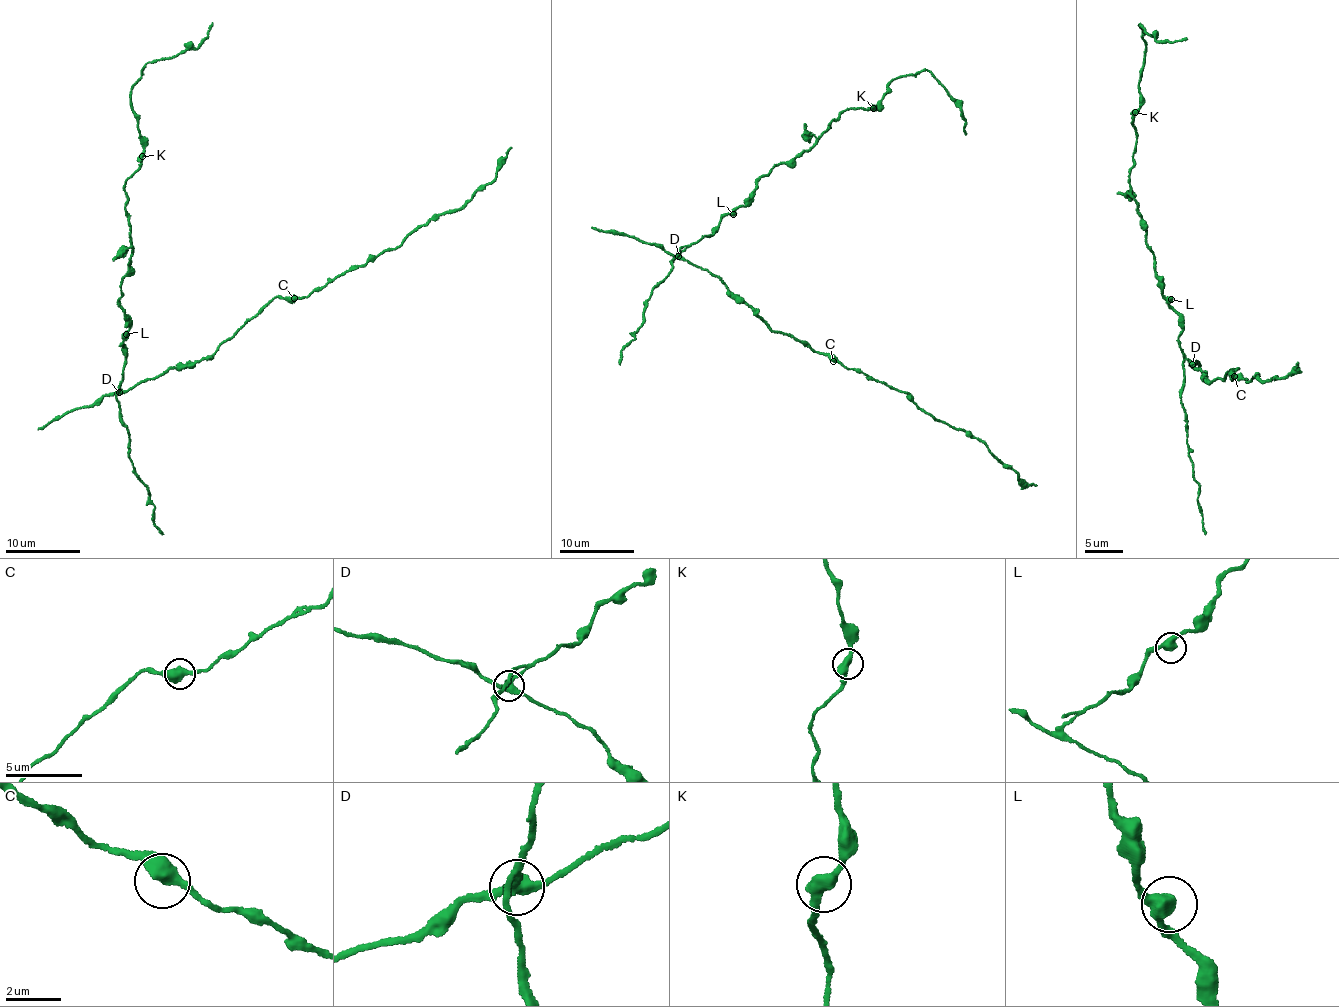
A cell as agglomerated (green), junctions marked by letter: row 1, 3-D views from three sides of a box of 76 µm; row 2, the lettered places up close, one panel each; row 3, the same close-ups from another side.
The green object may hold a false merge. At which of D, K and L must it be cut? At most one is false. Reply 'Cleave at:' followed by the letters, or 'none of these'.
Cleave at: D

